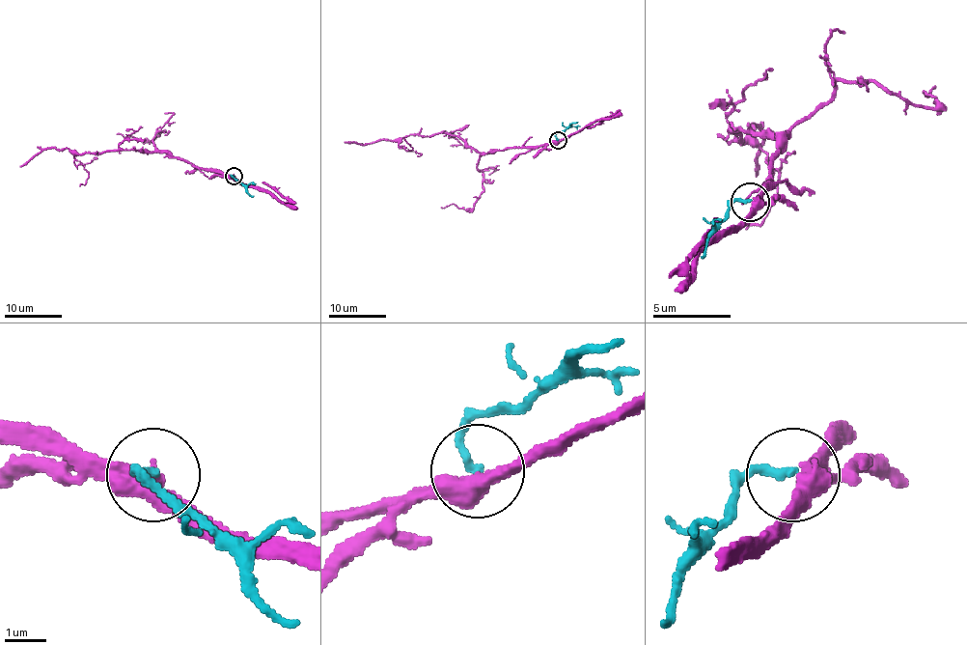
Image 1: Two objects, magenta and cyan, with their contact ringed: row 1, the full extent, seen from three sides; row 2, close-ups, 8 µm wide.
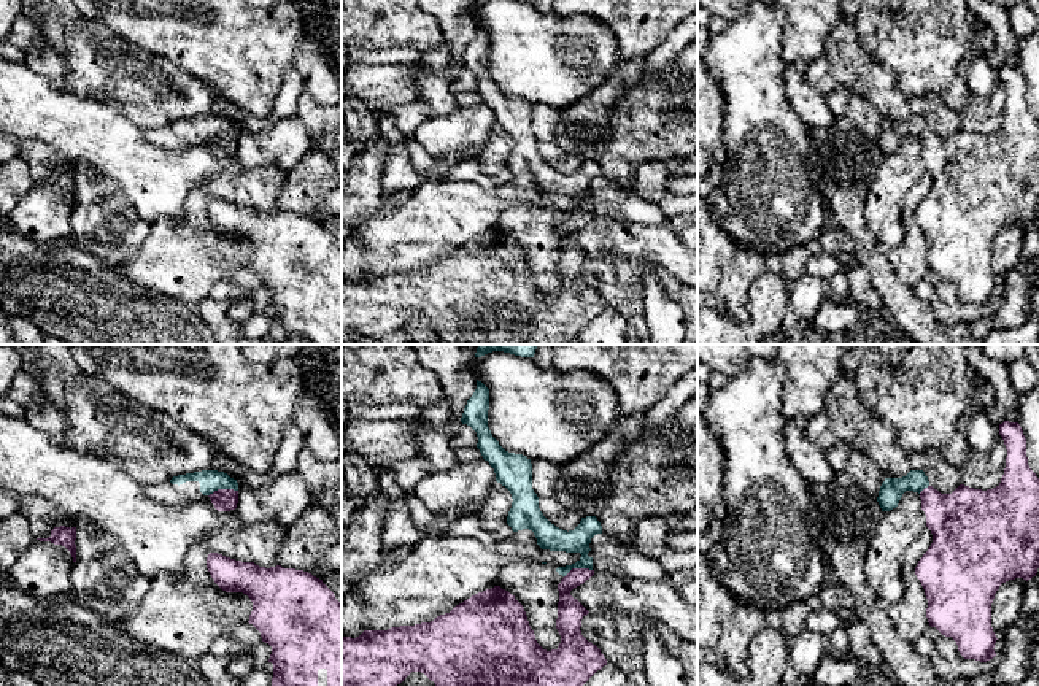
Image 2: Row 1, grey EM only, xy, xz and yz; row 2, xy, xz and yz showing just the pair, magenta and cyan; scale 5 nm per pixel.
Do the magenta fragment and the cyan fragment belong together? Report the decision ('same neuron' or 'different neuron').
different neuron

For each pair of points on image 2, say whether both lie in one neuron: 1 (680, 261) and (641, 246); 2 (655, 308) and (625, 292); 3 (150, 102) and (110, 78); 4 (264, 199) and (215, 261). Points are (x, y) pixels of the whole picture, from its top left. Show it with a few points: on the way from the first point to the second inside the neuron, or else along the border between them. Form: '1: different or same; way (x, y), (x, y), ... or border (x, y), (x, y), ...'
1: same; way (671, 254), (663, 246), (650, 246)
2: different; border (644, 265), (644, 319), (648, 327)
3: same; way (140, 92), (126, 78), (119, 78)
4: same; way (232, 189), (210, 189), (199, 200), (199, 229)

